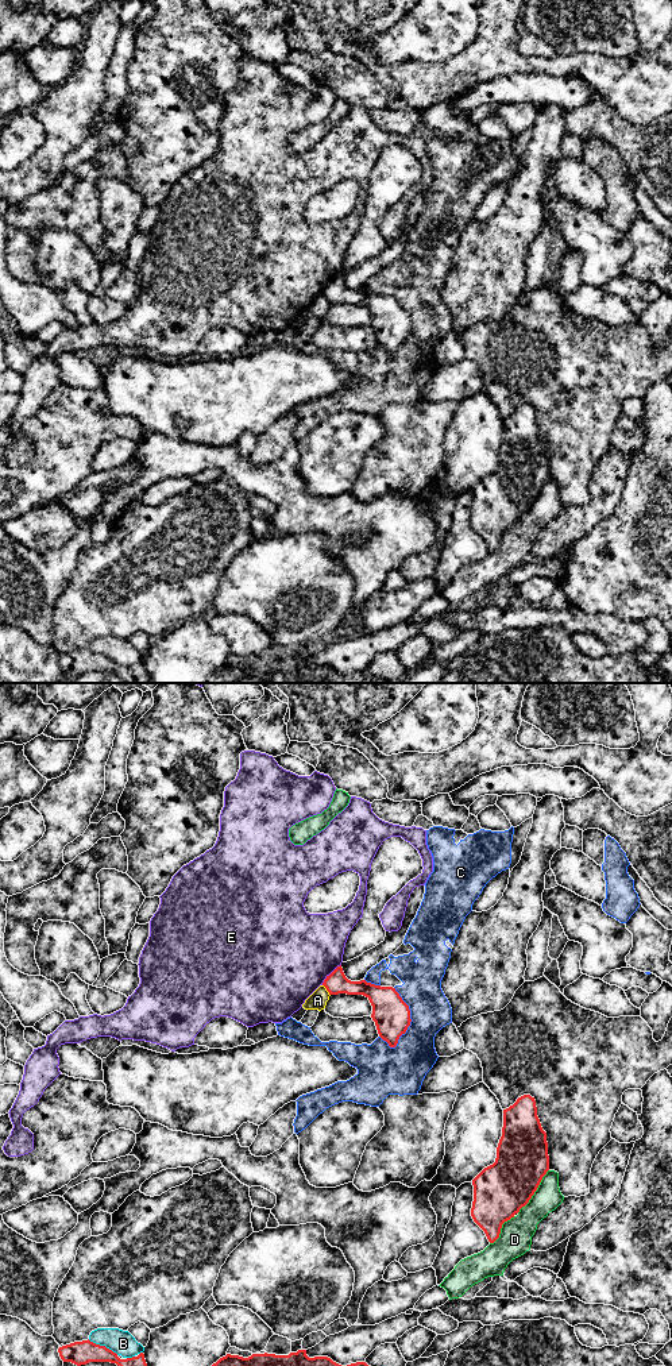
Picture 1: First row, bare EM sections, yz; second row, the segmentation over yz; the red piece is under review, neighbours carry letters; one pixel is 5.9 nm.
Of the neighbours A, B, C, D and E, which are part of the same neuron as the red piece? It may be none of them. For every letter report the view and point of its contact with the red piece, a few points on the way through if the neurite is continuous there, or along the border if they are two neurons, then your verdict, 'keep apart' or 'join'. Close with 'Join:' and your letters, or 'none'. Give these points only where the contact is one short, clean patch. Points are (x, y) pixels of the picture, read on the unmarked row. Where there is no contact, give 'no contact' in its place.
A: meets red in yz at (327, 298); border along yz (323, 293), (329, 304); keep apart
B: meets red in yz at (103, 655); keep apart
C: meets red in yz at (410, 328); keep apart
D: meets red in yz at (536, 498); keep apart
E: meets red in yz at (329, 284); keep apart
Join: none

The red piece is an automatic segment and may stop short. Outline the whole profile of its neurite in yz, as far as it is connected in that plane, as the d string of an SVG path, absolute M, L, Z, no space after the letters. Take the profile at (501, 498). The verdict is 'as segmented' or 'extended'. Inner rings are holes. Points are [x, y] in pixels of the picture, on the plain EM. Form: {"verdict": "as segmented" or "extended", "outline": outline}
{"verdict": "as segmented", "outline": "M524 404L503 418L502 445L497 456L495 471L484 476L474 489L474 510L471 525L484 540L490 552L501 543L502 533L525 516L549 479L547 441L537 425L536 409Z"}

